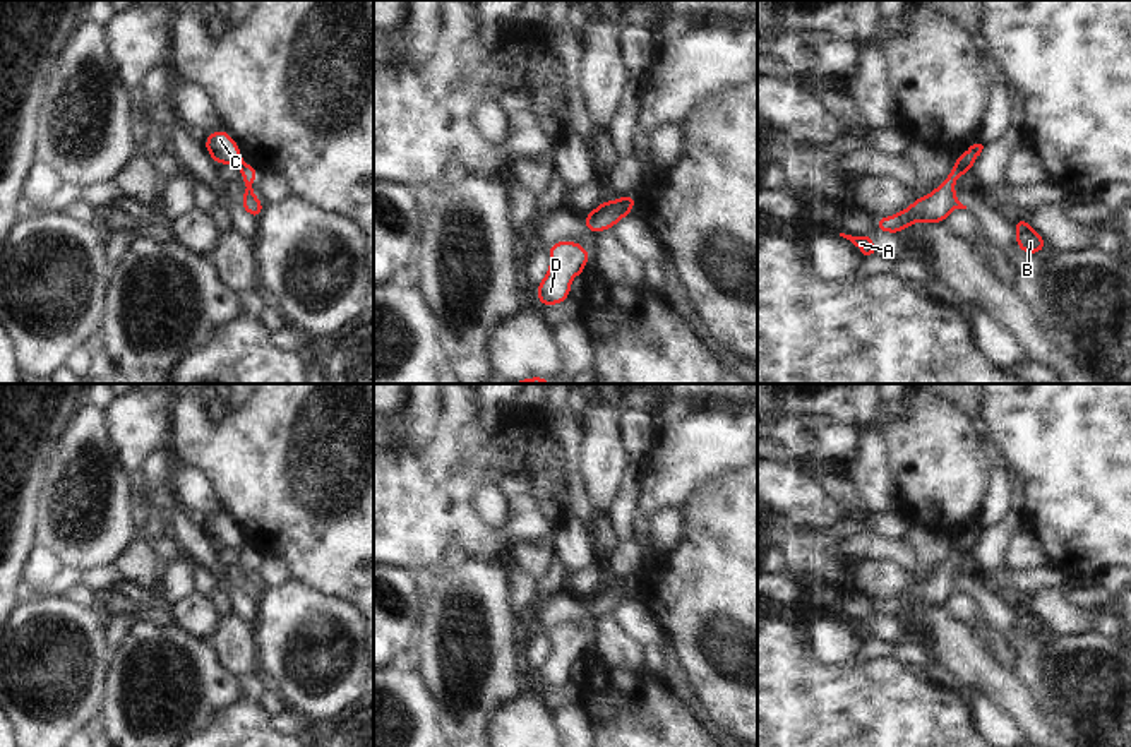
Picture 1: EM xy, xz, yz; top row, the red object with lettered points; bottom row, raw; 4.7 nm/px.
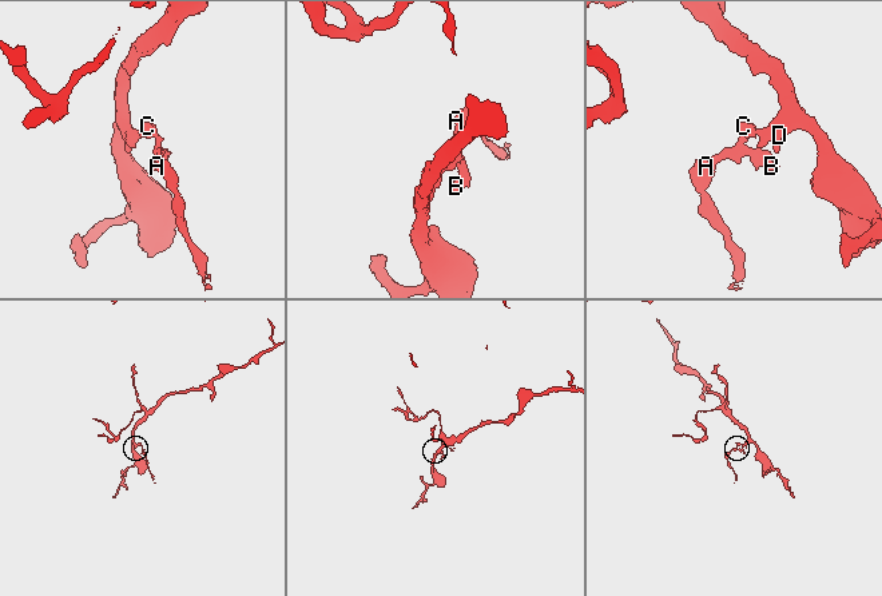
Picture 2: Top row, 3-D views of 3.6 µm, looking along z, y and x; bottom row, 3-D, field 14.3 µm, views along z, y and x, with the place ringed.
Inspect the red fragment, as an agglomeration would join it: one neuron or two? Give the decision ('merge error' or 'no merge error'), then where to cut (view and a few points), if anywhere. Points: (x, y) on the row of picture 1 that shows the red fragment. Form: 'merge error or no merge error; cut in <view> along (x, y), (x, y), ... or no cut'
merge error; cut in yz along (955, 161), (969, 170)

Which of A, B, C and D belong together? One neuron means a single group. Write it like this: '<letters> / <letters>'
A B / C D

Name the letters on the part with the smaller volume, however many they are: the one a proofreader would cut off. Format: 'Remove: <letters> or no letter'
Remove: A, B

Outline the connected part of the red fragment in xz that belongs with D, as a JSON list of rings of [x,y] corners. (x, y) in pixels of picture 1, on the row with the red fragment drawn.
[[[559,240],[547,248],[550,267],[536,286],[536,300],[542,307],[571,300],[571,279],[584,274],[591,252],[574,240]]]

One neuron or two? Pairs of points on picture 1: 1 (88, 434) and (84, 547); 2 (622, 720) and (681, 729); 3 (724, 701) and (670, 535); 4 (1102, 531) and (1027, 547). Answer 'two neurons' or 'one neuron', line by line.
1: one neuron
2: one neuron
3: two neurons
4: two neurons

